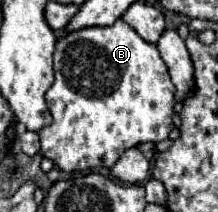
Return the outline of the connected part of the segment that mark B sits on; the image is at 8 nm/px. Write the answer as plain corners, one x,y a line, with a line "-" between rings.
117,19
109,27
83,27
69,31
57,41
55,49
55,83
45,93
47,107
53,115
51,127
39,131
41,155
51,159
65,173
85,173
111,167
117,155
141,143
159,143
173,129
175,87
155,45
143,41
133,27

